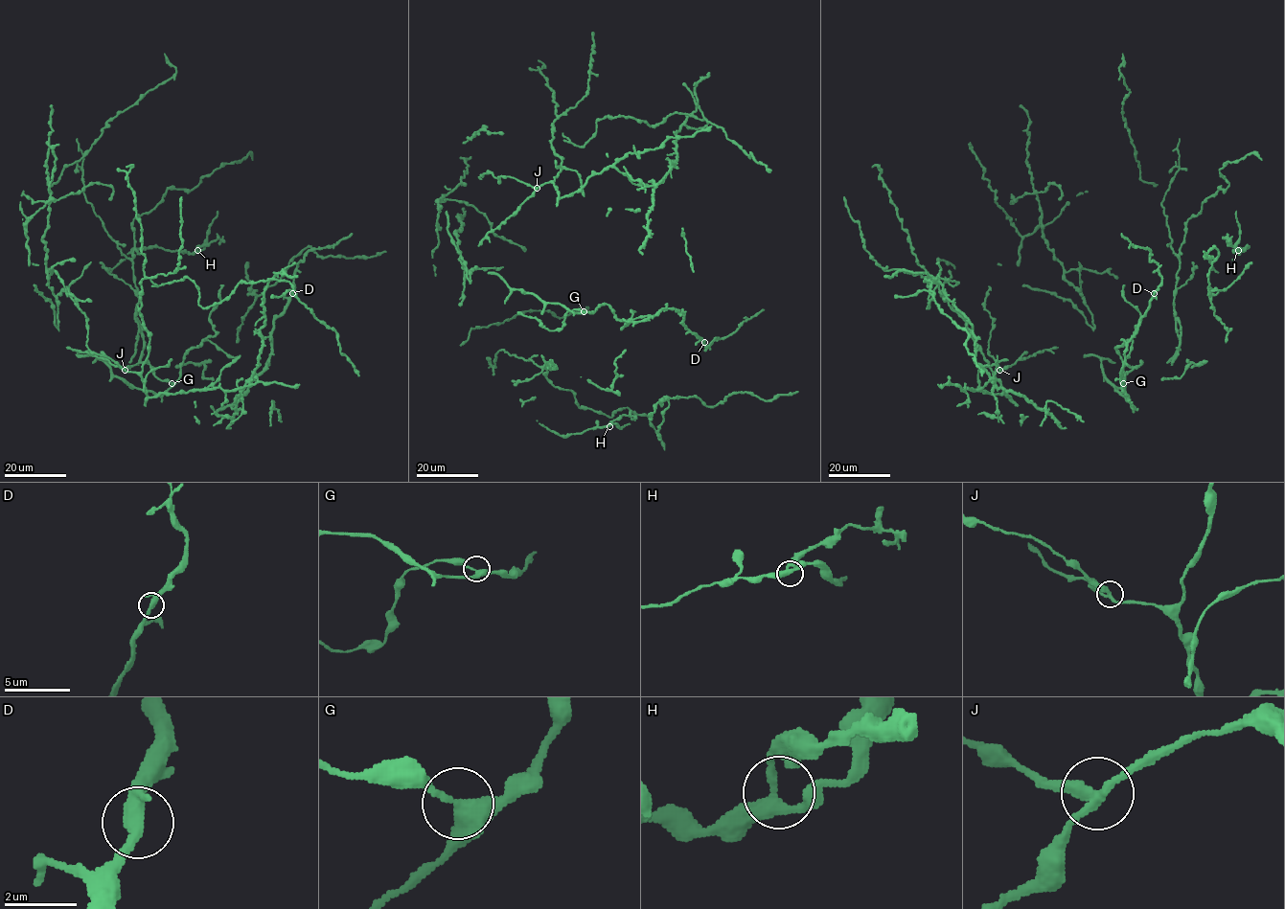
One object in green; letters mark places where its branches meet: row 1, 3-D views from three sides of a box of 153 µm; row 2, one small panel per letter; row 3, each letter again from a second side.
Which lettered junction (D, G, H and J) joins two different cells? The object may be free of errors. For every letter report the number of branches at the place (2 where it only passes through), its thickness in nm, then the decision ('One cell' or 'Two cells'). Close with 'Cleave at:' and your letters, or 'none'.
D: Branches: 3. Thickness 320 nm. One cell
G: Branches: 3. Thickness 320 nm. One cell
H: Branches: 3. Thickness 280 nm. One cell
J: Branches: 3. Thickness 280 nm. One cell
Cleave at: none

